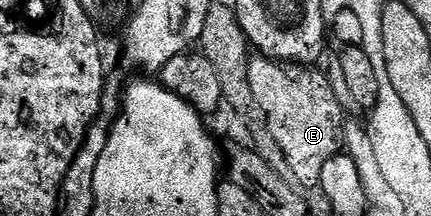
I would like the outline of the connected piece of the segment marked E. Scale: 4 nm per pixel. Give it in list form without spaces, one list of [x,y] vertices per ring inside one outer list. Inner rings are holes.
[[[253,55],[248,62],[249,86],[256,99],[255,107],[265,116],[268,129],[274,134],[278,146],[286,156],[286,162],[290,164],[294,175],[303,186],[319,189],[322,170],[326,170],[326,162],[336,159],[342,148],[341,132],[343,130],[346,111],[332,84],[317,69],[312,66],[269,60],[266,56]]]

